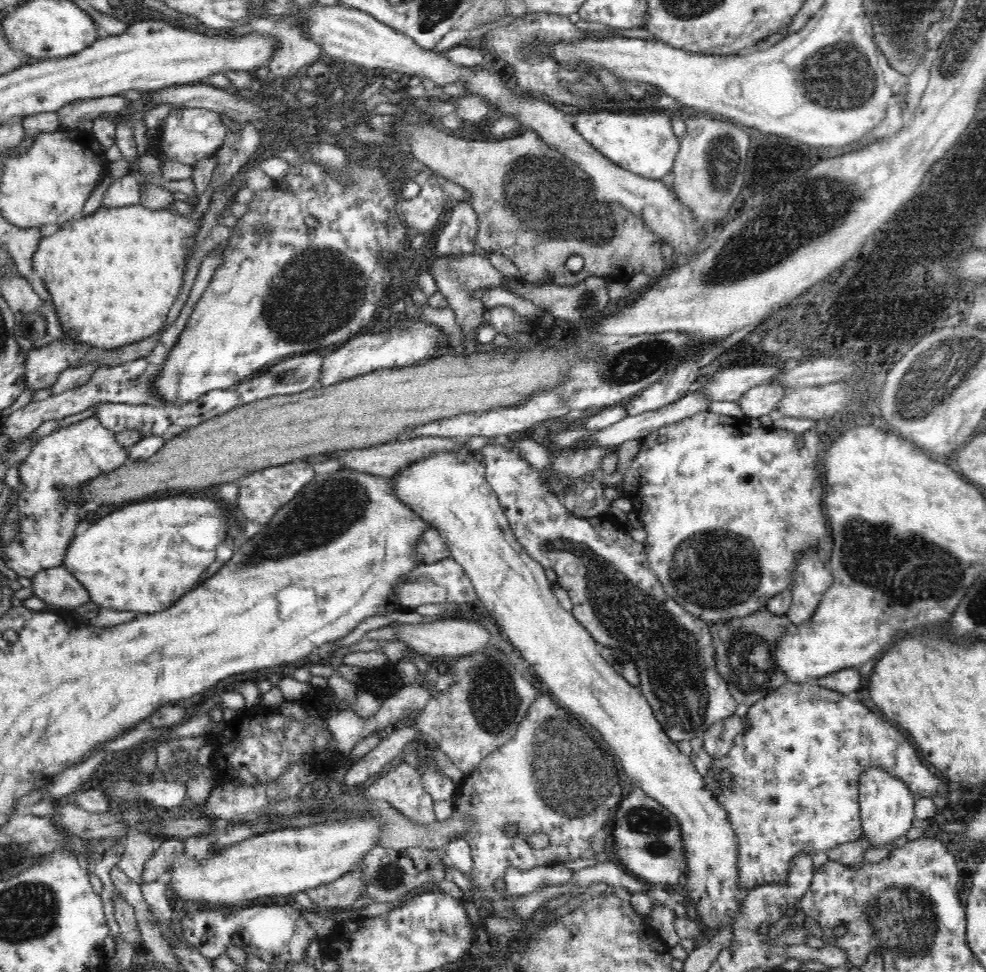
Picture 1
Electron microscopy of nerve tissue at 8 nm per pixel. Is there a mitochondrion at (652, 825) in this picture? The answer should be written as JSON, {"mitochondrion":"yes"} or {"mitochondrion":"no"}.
{"mitochondrion":"yes"}

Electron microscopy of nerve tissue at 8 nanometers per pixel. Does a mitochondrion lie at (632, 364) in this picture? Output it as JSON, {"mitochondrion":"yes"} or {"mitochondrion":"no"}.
{"mitochondrion":"yes"}

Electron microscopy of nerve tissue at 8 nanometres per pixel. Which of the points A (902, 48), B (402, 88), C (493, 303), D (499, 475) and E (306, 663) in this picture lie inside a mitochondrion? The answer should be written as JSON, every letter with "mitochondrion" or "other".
{"A":"mitochondrion","B":"other","C":"other","D":"other","E":"other"}

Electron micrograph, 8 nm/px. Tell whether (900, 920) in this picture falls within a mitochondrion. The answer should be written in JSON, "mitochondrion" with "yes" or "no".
{"mitochondrion":"yes"}

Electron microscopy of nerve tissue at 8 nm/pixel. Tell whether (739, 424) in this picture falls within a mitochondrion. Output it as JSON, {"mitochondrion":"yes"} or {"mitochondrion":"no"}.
{"mitochondrion":"no"}

